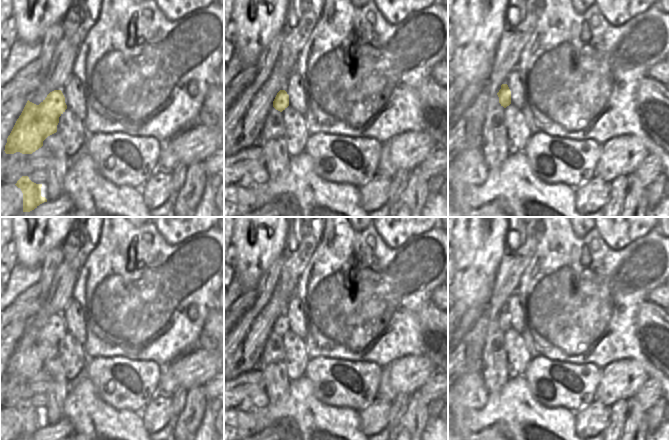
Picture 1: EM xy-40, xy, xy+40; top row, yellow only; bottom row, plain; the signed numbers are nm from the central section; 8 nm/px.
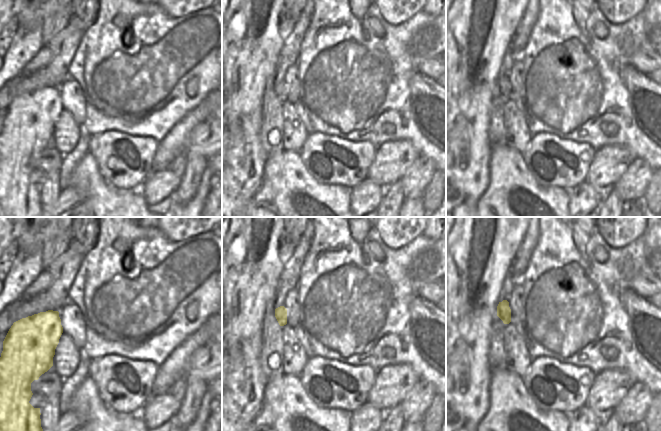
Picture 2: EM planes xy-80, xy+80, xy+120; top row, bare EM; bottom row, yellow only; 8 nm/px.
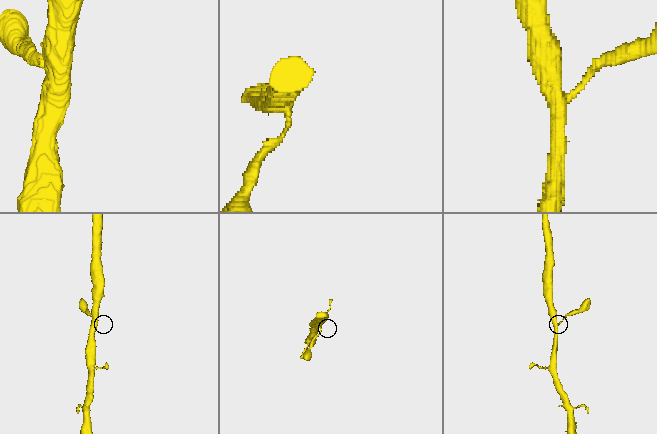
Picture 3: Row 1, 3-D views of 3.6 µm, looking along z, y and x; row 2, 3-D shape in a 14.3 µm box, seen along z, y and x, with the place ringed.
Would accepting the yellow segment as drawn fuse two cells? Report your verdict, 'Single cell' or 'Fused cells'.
Single cell.

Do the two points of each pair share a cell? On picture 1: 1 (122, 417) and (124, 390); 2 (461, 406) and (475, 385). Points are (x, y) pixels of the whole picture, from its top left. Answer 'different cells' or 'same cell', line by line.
1: different cells
2: same cell

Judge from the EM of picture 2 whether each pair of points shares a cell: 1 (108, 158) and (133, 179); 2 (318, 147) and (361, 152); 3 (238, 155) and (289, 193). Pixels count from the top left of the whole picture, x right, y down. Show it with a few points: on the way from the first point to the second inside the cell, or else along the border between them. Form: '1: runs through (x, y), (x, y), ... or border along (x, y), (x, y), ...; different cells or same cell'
1: runs through (115, 159), (128, 172); same cell
2: runs through (328, 139), (350, 149); same cell
3: border along (267, 156), (264, 162), (263, 182), (254, 195); different cells

